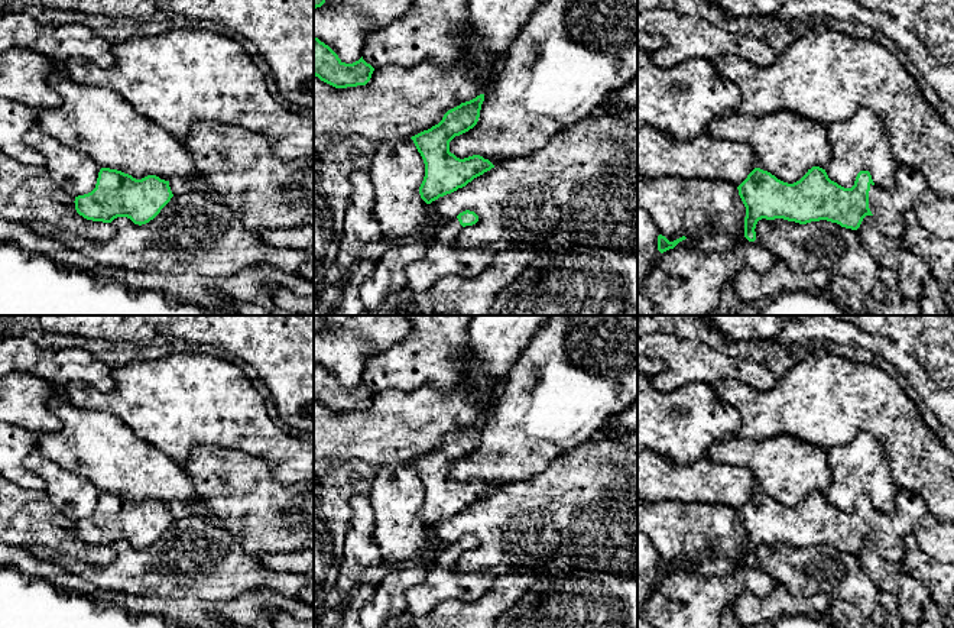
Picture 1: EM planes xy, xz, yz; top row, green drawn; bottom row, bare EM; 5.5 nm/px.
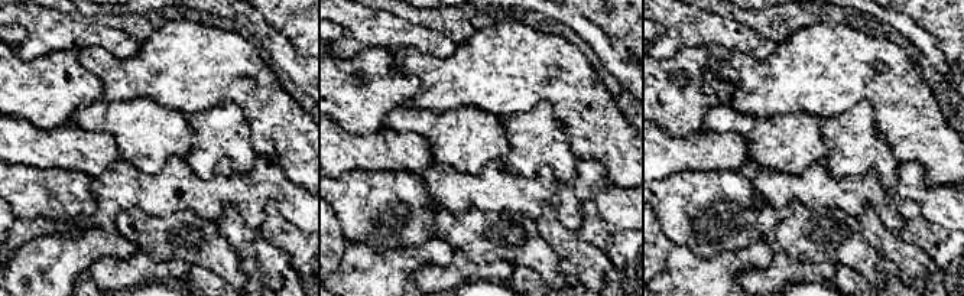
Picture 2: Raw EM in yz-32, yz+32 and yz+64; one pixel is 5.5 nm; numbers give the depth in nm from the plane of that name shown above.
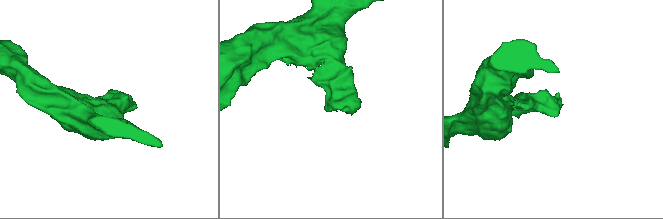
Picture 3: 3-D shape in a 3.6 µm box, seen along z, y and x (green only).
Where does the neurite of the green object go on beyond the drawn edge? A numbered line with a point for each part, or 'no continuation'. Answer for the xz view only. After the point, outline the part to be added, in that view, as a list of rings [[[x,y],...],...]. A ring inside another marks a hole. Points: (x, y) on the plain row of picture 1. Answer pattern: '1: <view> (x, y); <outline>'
1: xz (444, 582); [[[458,543],[445,547],[435,557],[425,582],[406,589],[406,611],[411,615],[422,618],[439,602],[471,602],[487,590],[494,573],[489,569],[478,573],[458,572],[455,563],[461,553]]]

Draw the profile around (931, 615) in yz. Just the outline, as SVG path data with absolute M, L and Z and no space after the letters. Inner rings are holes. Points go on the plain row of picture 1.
M929 601L922 611L919 628L945 628L938 605Z

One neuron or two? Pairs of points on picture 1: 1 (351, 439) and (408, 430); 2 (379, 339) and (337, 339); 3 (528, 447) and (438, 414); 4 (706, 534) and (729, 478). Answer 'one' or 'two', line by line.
1: one
2: one
3: two
4: two

